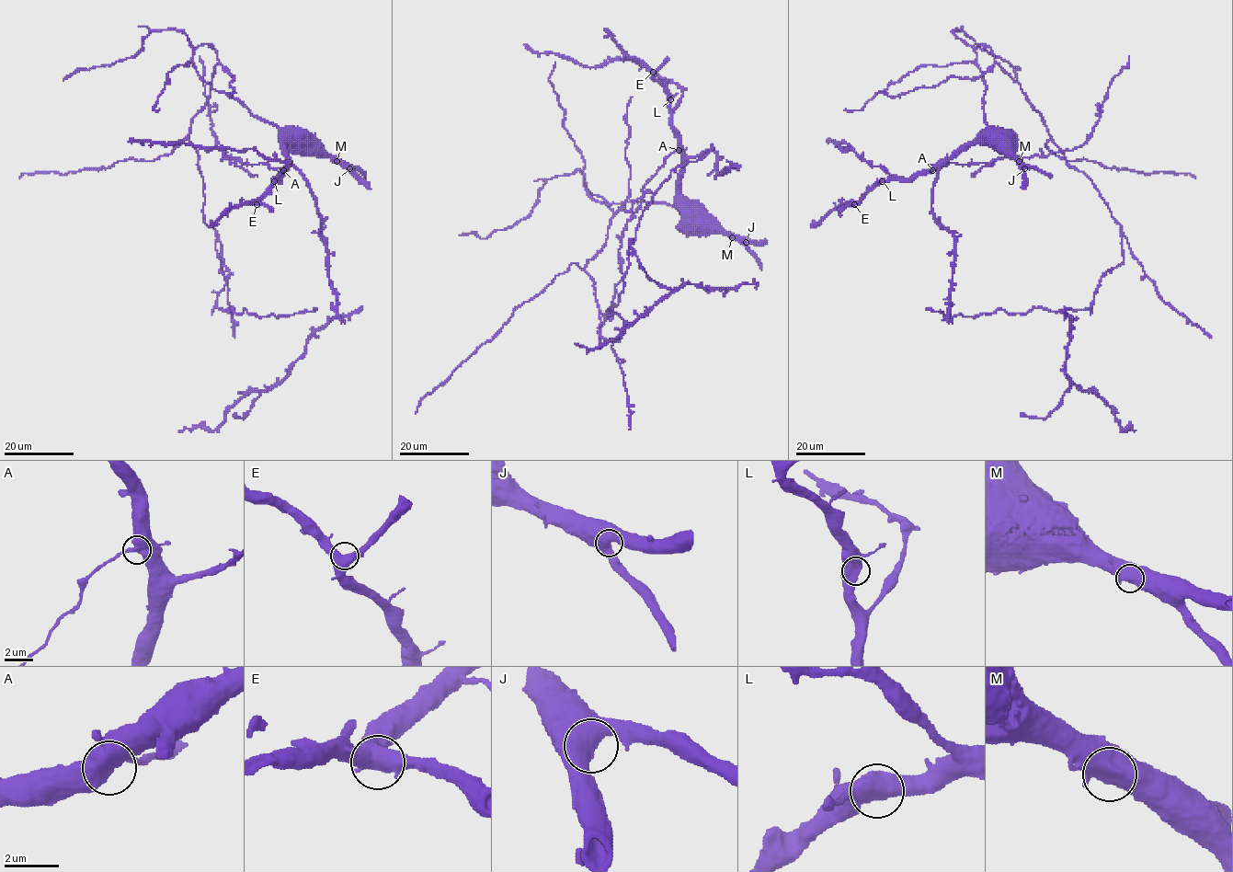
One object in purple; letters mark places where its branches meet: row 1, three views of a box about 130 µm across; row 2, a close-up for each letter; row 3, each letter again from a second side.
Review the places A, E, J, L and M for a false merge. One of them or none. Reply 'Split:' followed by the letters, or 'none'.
Split: A

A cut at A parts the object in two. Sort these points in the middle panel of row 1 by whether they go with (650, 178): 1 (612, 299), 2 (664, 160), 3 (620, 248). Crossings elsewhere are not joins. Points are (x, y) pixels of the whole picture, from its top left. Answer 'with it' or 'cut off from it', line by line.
1: with it
2: with it
3: with it

